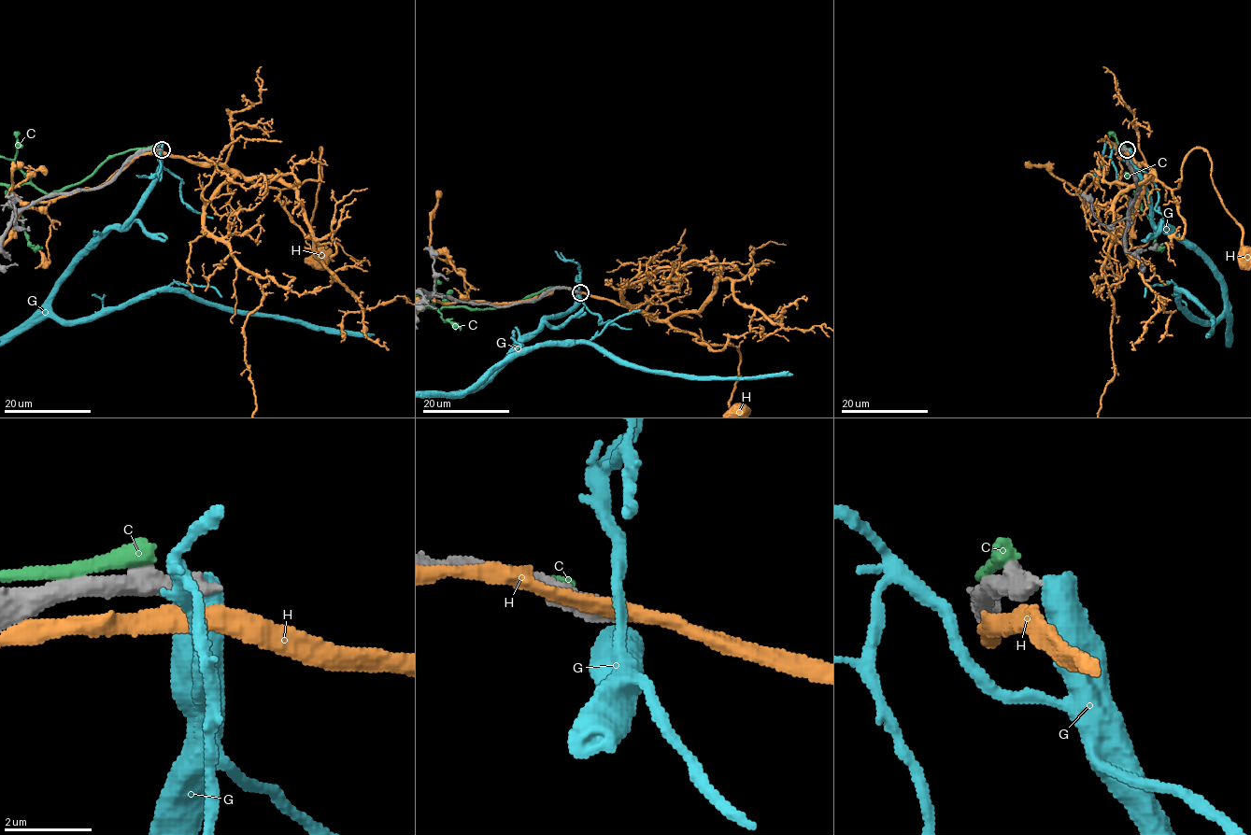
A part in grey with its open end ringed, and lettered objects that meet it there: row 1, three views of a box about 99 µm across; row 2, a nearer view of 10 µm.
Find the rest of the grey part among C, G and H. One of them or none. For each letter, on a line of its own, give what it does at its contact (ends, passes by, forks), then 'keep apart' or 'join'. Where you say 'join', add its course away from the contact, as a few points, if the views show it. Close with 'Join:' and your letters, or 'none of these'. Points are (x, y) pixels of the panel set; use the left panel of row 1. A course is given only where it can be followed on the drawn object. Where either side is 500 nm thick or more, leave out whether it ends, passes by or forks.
C: it ends | keep apart
G: keep apart
H: keep apart
Join: none of these

